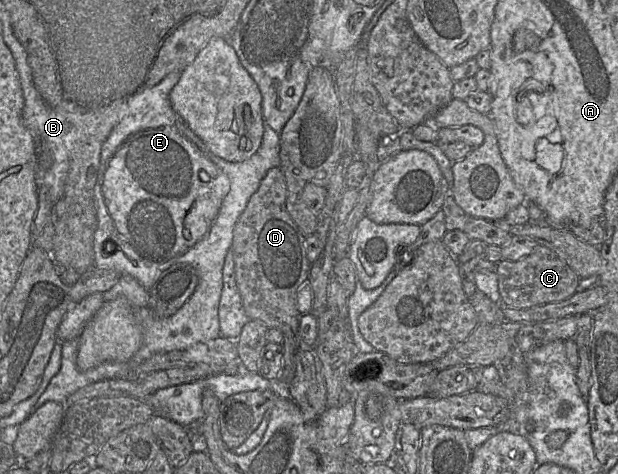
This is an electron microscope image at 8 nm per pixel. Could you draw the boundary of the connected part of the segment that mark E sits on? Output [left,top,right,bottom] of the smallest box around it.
[33,71,281,411]

